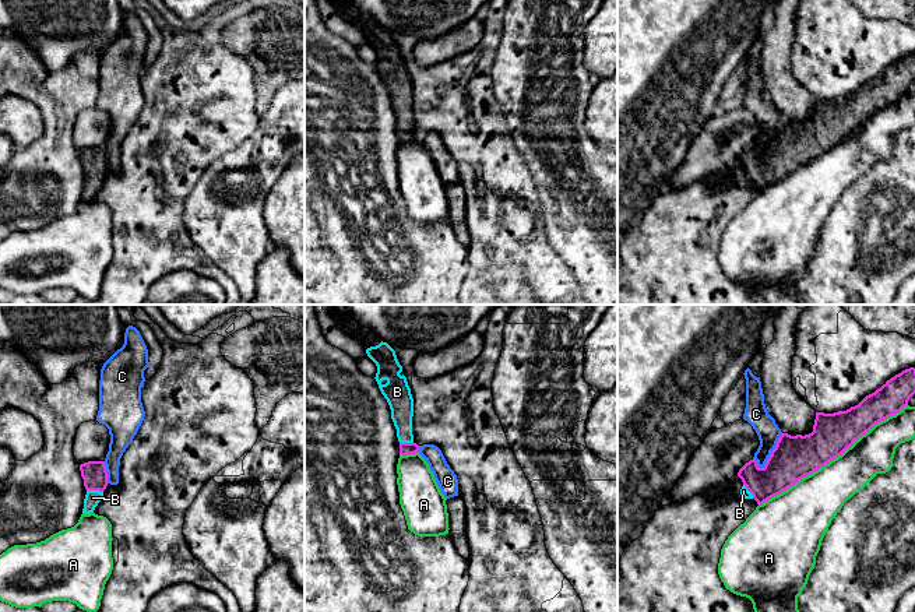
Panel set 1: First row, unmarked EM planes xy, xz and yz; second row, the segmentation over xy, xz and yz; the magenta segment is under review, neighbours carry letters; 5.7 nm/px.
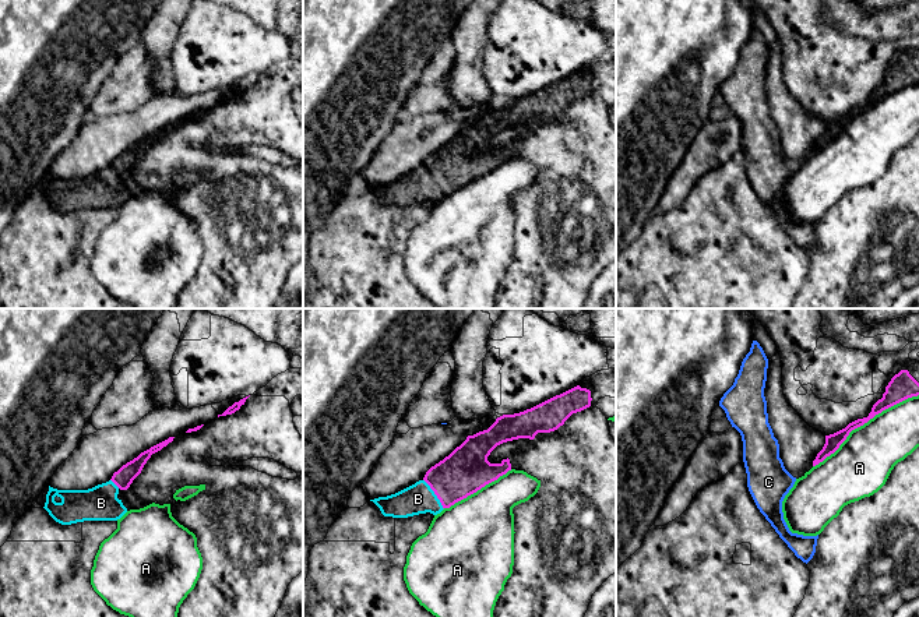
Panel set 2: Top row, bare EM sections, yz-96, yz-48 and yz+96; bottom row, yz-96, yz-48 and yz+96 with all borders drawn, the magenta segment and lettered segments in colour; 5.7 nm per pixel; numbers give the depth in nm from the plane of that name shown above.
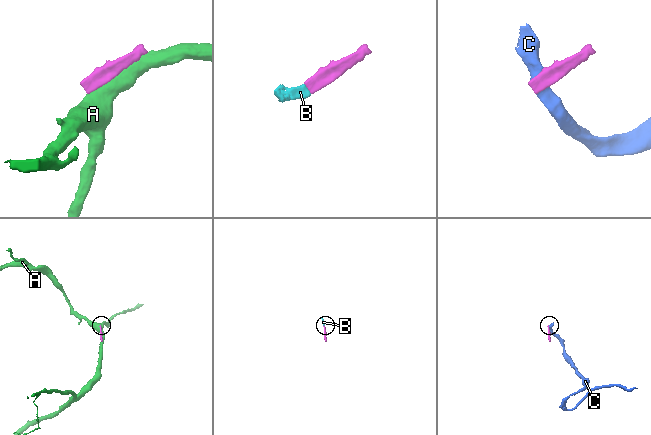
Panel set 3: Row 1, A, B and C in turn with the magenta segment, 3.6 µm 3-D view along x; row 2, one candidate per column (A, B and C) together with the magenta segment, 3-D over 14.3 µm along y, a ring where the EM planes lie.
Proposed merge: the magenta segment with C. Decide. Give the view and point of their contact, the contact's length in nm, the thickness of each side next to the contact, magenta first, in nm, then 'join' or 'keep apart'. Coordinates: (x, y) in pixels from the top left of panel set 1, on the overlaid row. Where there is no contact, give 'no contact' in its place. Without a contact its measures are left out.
yz (771, 452) | 260 nm | 260/140 nm | keep apart

